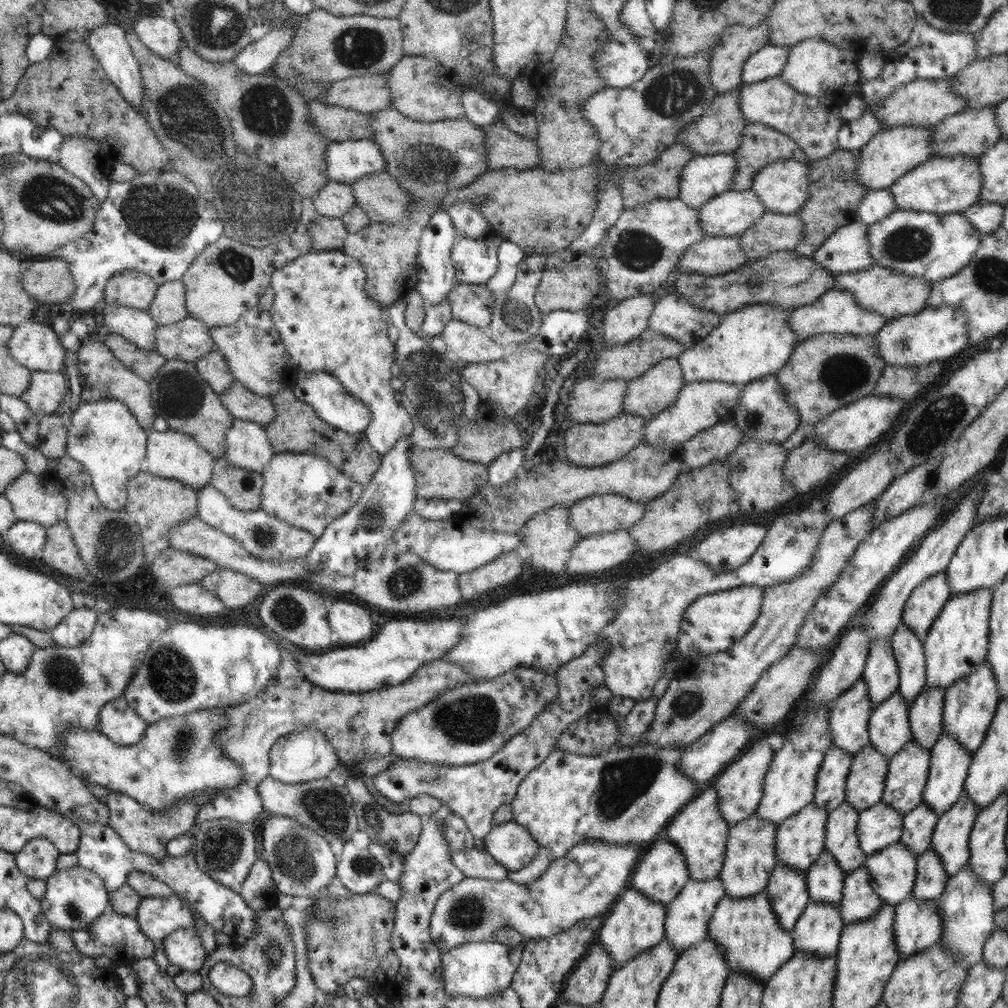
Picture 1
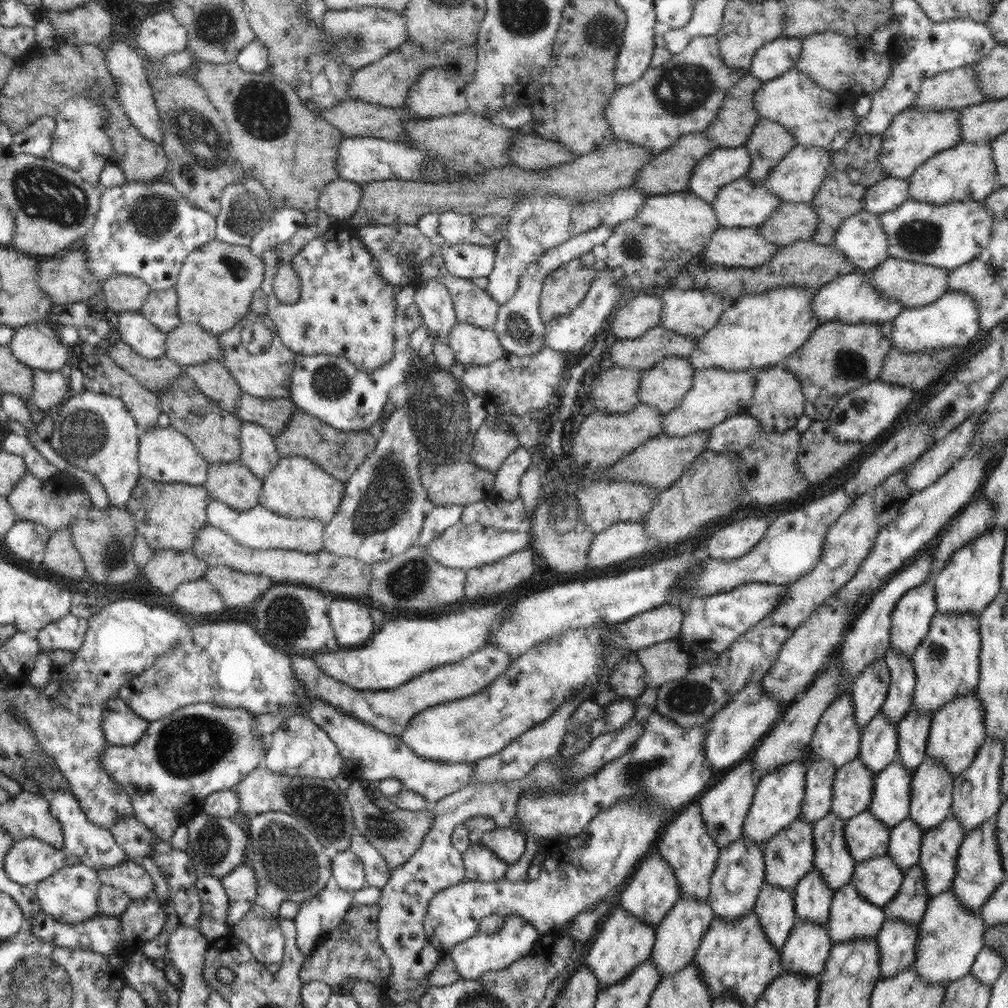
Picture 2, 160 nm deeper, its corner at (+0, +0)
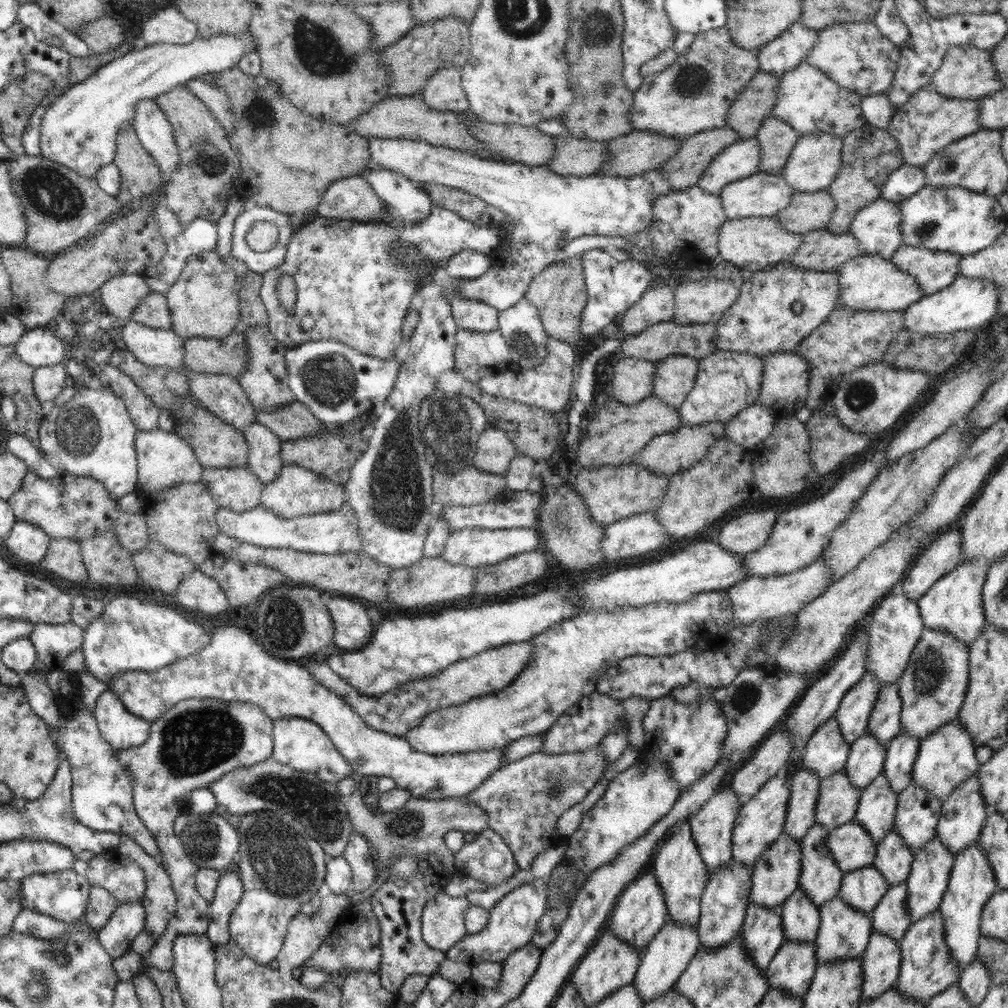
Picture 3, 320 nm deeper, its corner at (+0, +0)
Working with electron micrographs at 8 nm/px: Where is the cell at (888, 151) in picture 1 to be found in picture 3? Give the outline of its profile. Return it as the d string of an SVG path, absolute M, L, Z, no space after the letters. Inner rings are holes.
M930 83L913 92L911 99L895 110L886 130L899 144L901 164L923 167L945 146L980 128L979 99L945 97Z

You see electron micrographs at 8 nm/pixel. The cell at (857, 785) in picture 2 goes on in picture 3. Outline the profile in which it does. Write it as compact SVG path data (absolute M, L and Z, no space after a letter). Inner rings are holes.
M845 769L821 779L819 790L820 798L814 815L817 824L831 831L853 820L863 790L853 786Z

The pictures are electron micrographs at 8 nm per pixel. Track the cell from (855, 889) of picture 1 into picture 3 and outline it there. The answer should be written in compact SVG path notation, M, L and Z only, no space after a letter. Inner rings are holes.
M839 896L819 906L819 911L821 916L820 928L814 940L817 951L817 964L838 962L845 958L855 959L861 956L864 949L868 947L870 935L874 932L869 914L864 914L848 906Z

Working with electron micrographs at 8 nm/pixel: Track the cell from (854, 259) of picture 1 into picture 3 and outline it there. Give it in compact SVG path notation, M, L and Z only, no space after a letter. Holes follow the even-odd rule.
M876 198L854 217L849 232L860 244L864 256L890 259L902 245L897 204Z

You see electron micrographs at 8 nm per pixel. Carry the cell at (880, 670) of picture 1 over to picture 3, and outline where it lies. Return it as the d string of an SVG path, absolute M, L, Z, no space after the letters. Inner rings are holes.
M866 671L858 684L852 686L842 698L840 707L834 715L840 725L840 733L848 744L851 745L852 741L867 732L868 720L881 688L882 683Z

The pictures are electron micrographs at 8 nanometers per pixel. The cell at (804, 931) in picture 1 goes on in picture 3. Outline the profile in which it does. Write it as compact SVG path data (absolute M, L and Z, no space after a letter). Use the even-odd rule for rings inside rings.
M785 941L765 968L765 977L770 988L777 988L792 996L805 995L809 984L817 969L816 945L814 943L800 943L796 941Z

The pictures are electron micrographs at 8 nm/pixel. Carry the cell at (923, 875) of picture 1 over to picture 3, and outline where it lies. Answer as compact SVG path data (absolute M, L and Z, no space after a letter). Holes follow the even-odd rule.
M905 882L890 886L881 902L869 915L873 930L890 936L890 939L900 943L906 930L912 924L909 918L909 910L905 903L908 898L908 887Z

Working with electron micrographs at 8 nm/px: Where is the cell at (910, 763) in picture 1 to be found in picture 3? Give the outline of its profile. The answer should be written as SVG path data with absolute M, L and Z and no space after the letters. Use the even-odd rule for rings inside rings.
M880 773L863 791L853 820L863 824L874 842L878 842L893 830L893 820L898 808L898 795Z

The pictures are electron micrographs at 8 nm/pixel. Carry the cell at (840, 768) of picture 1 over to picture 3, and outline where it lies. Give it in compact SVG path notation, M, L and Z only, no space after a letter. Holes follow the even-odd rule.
M802 768L790 777L791 793L786 811L784 832L796 840L801 838L816 824L814 815L820 798L821 779L813 770Z

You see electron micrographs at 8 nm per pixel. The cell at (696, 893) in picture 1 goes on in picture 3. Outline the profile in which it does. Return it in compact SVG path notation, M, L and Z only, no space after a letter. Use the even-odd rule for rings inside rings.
M668 918L667 923L644 948L640 957L640 964L632 982L643 1002L651 1002L653 997L660 996L669 988L673 988L673 984L676 984L675 980L678 980L678 977L684 972L684 969L700 948L697 924L682 924L677 922L677 920Z

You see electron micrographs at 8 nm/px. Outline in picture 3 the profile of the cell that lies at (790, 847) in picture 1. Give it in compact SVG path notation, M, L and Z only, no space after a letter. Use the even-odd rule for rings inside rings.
M789 834L780 835L753 864L749 902L759 904L764 908L778 908L783 902L799 888L801 873L801 844L800 840L792 838Z

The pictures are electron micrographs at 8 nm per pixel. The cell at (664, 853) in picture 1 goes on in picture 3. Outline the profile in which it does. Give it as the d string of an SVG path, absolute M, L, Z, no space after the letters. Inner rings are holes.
M648 871L633 880L622 891L610 913L608 928L624 943L644 950L657 932L667 923L668 916L660 885L657 883L653 871Z

